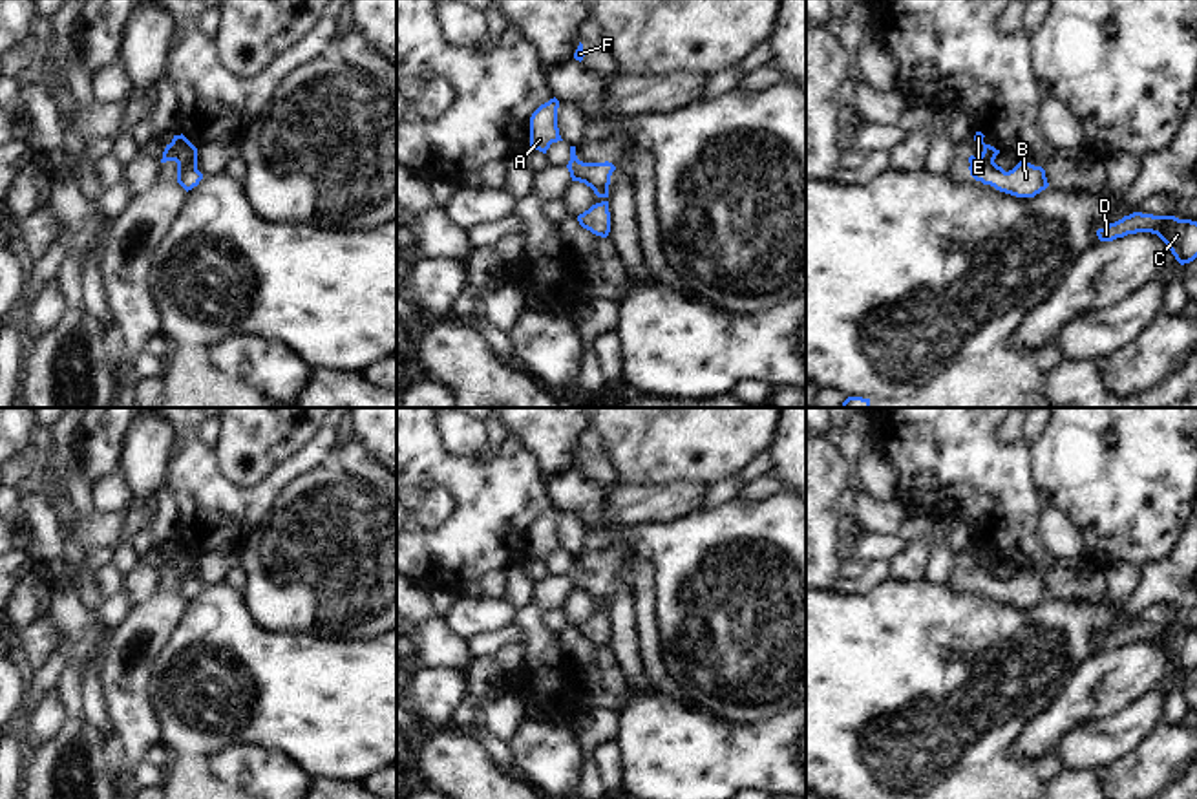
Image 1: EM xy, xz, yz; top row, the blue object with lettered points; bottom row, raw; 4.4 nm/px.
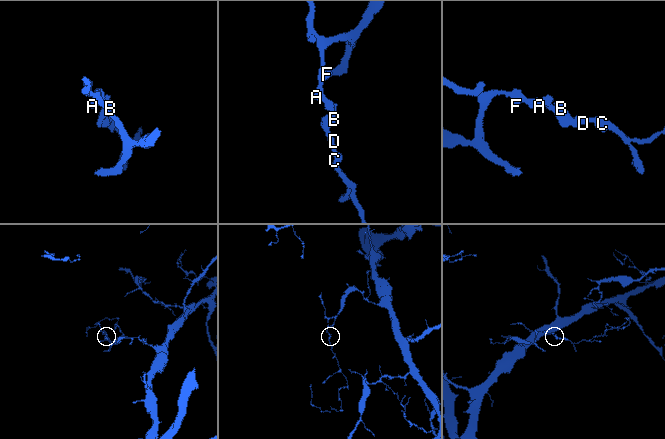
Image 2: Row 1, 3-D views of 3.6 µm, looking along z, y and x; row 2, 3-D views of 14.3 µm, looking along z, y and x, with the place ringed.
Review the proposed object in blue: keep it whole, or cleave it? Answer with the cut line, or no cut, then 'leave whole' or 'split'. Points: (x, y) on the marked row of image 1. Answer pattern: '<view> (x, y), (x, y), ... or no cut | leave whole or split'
no cut | leave whole

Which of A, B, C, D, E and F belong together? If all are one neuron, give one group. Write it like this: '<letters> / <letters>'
A B C D E F

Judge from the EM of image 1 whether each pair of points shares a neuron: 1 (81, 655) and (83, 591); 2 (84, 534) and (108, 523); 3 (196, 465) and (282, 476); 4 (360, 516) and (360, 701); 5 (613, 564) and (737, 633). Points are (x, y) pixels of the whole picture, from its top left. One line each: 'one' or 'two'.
1: one
2: one
3: one
4: two
5: two

